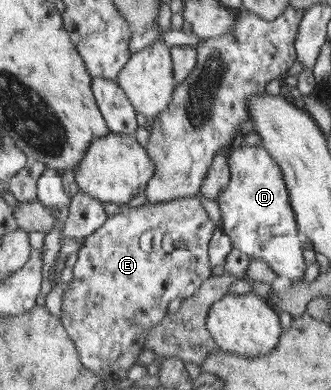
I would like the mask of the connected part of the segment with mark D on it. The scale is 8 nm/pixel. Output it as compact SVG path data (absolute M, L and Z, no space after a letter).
M236 146L227 153L231 179L220 193L218 199L221 211L221 227L231 237L233 247L248 254L249 257L262 257L268 266L276 273L294 275L294 278L304 279L308 271L306 251L304 250L303 236L299 231L295 210L292 208L290 193L284 180L282 168L278 166L272 155L262 146Z

